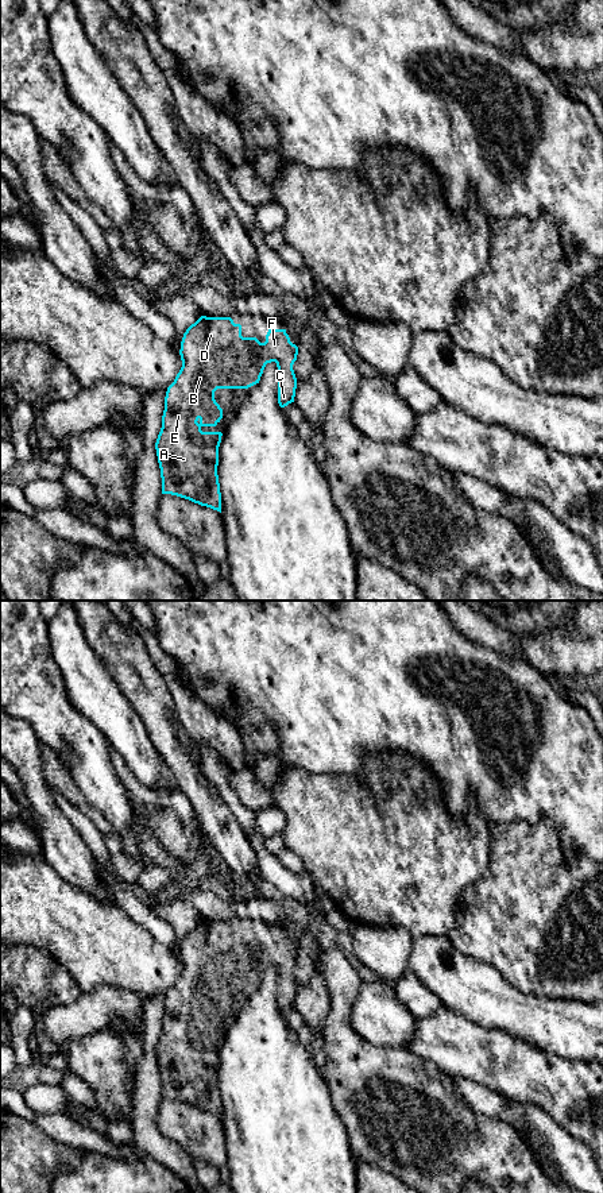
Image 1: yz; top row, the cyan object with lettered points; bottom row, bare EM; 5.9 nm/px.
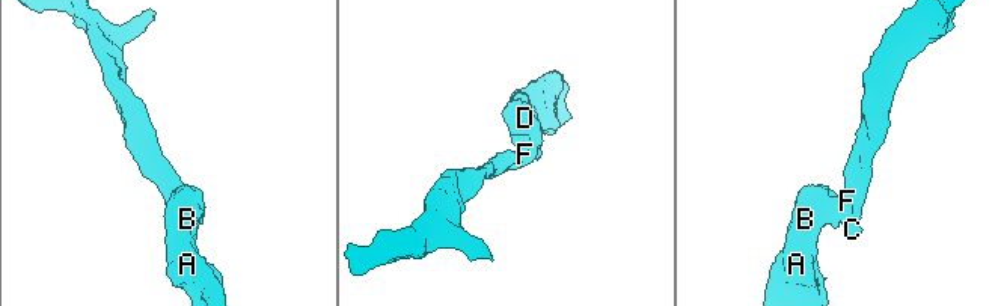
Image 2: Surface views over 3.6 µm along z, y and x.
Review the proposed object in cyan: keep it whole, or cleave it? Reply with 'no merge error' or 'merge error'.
no merge error

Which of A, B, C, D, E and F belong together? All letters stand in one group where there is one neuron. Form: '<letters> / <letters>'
A B C D E F

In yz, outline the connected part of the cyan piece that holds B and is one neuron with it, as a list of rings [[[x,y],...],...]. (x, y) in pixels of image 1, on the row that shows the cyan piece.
[[[201,316],[183,333],[179,350],[182,367],[167,387],[162,428],[155,449],[162,478],[162,494],[189,499],[221,513],[221,493],[217,475],[221,432],[202,432],[202,426],[216,426],[223,409],[214,399],[217,389],[248,389],[259,383],[267,363],[277,363],[278,404],[281,408],[294,402],[297,378],[293,364],[298,347],[290,341],[286,329],[268,325],[266,341],[243,337],[241,325],[231,317]]]

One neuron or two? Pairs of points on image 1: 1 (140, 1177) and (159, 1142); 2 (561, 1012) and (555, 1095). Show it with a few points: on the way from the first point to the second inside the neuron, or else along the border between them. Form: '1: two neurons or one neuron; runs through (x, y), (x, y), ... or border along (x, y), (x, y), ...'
1: two neurons; border along (149, 1155), (178, 1176)
2: two neurons; border along (529, 1042), (556, 1056), (588, 1062)

